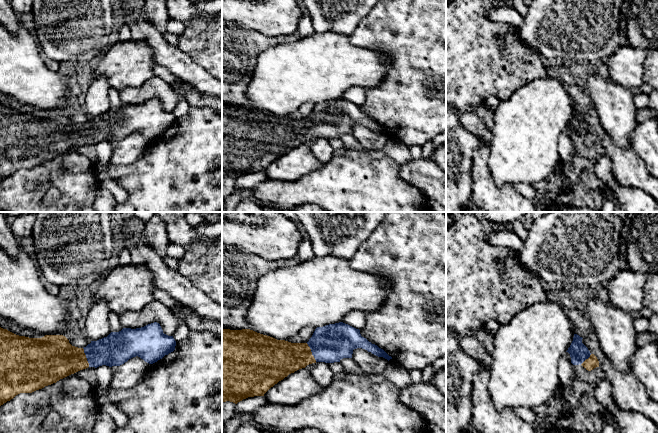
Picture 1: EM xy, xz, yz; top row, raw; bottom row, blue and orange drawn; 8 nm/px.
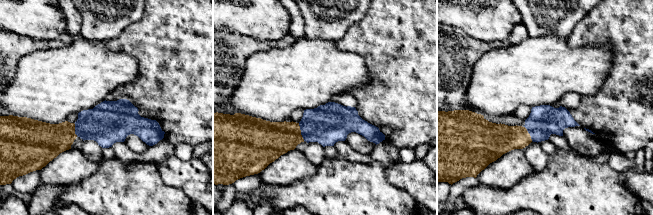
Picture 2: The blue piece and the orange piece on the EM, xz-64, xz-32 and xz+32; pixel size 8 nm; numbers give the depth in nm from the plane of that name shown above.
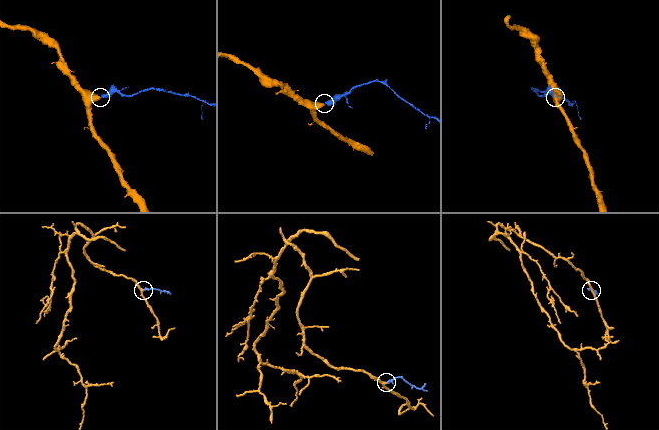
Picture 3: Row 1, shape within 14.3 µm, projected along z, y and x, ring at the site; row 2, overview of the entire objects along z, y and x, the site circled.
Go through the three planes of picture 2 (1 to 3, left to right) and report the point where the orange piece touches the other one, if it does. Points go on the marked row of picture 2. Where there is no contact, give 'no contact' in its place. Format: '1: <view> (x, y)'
1: xz-64 (75, 130)
2: xz-32 (301, 132)
3: xz+32 (528, 132)

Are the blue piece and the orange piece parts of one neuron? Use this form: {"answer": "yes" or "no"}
{"answer": "yes"}

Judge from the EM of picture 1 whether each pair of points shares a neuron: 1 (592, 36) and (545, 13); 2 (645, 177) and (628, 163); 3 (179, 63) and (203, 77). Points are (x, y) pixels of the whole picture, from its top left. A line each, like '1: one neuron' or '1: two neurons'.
1: one neuron
2: one neuron
3: one neuron

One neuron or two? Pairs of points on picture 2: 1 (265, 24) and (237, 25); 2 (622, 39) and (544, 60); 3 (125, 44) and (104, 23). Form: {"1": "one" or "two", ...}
{"1": "one", "2": "two", "3": "two"}

